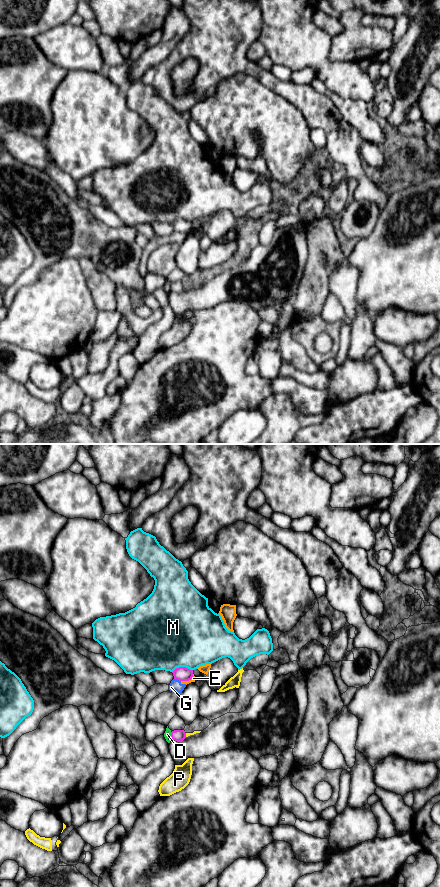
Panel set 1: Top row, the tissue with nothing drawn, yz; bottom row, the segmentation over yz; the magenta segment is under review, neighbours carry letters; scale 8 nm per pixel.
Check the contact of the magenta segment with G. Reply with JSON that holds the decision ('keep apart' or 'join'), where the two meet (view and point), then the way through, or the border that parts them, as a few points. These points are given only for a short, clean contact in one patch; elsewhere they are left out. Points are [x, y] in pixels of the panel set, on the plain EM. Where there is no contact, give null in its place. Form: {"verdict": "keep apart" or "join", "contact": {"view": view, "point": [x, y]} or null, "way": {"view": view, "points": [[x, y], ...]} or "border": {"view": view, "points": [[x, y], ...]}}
{"verdict": "keep apart", "contact": {"view": "yz", "point": [177, 231]}, "border": {"view": "yz", "points": [[174, 230], [180, 233]]}}

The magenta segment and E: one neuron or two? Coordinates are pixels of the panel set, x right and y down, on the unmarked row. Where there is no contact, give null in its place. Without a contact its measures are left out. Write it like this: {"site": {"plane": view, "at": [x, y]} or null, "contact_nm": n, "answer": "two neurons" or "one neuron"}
{"site": {"plane": "yz", "at": [188, 232]}, "contact_nm": 120, "answer": "two neurons"}

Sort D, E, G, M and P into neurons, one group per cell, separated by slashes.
D / E G / M / P

